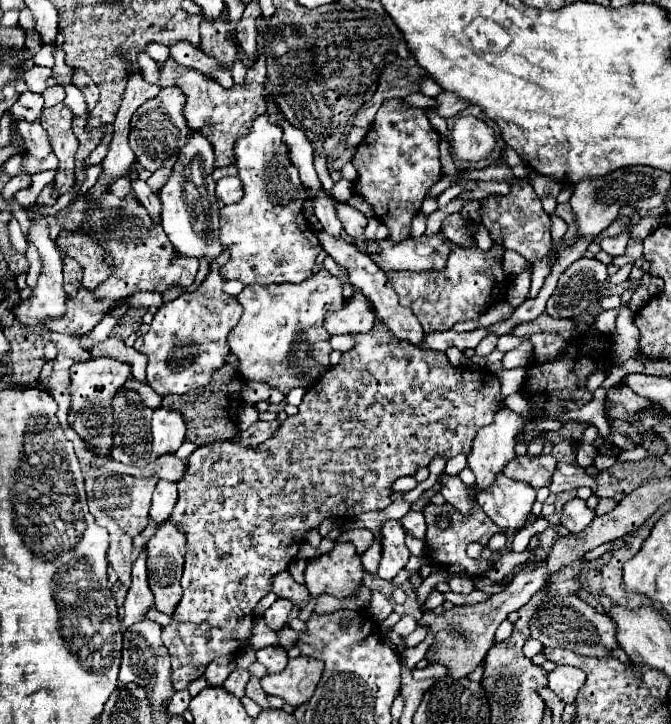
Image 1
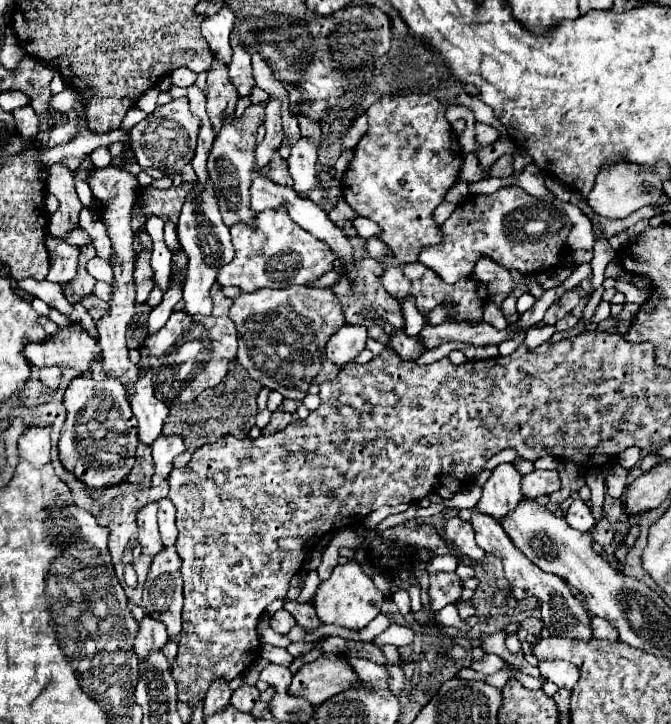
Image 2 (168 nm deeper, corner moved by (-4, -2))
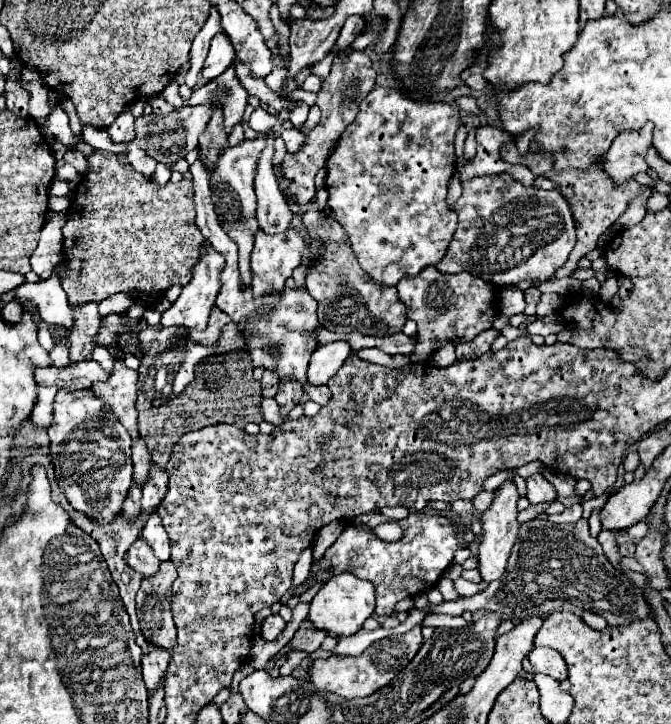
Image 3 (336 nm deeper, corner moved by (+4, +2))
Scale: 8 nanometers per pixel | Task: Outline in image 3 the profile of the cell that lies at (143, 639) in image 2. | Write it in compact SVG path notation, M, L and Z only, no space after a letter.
M151 647L149 655L143 655L143 661L141 661L143 681L149 691L159 689L159 683L165 679L165 673L167 673L169 659L171 659L171 653L167 649L159 649L159 647Z

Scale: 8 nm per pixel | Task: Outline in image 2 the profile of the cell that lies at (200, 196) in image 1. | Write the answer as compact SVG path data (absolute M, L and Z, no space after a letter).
M211 177L207 179L207 185L199 189L199 181L193 183L191 197L183 203L179 221L177 221L177 235L183 251L189 257L187 265L187 277L183 283L183 301L185 301L185 311L189 315L211 315L211 297L209 291L217 279L217 271L233 259L233 243L229 235L229 227L221 221L219 213L219 201L215 197L215 189L211 185Z

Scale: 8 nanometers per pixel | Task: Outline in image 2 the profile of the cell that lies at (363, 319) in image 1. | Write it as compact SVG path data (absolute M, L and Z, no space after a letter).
M341 325L327 341L327 357L335 365L345 365L353 361L367 343L367 329L363 325Z

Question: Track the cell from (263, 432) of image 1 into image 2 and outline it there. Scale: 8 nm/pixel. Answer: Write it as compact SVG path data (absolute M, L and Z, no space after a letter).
M275 411L273 415L271 415L271 421L269 421L269 425L261 431L261 435L271 435L271 433L275 433L275 431L279 431L279 429L283 429L283 427L287 427L289 423L293 423L297 419L297 413L287 413L287 411Z

